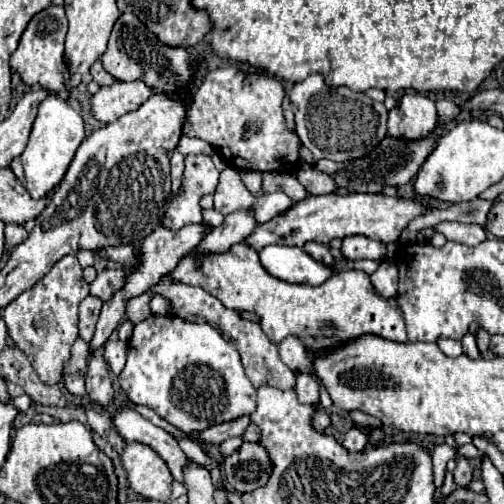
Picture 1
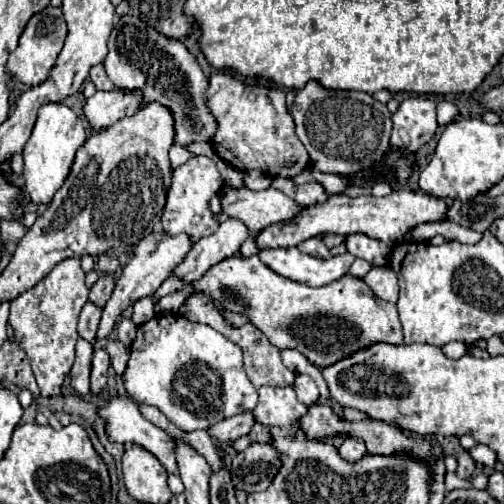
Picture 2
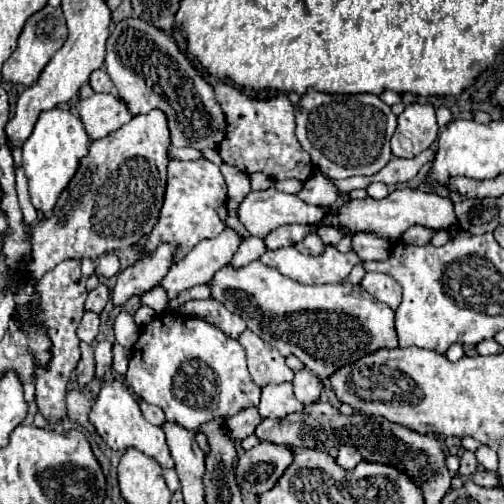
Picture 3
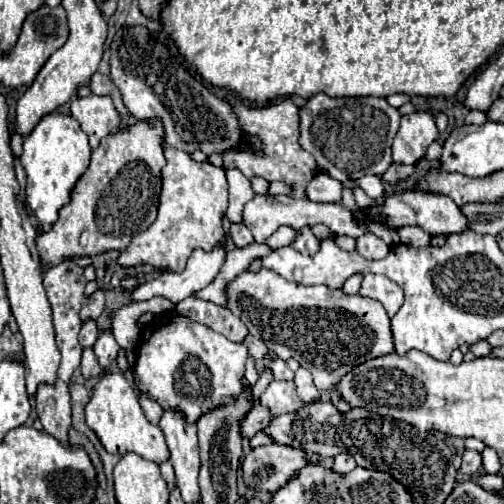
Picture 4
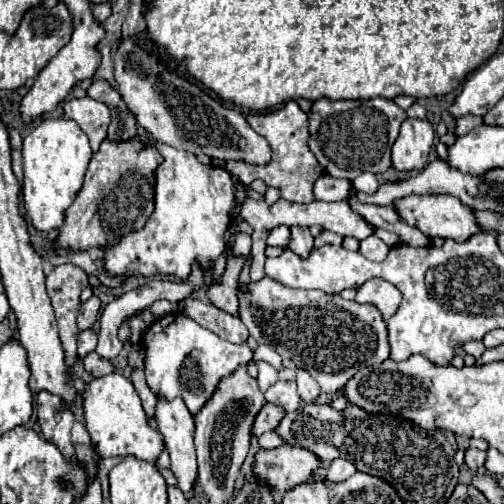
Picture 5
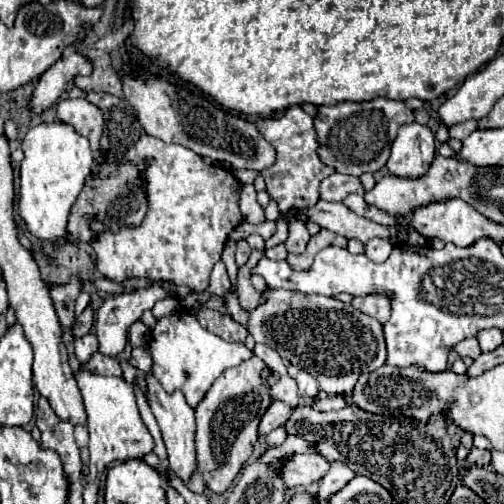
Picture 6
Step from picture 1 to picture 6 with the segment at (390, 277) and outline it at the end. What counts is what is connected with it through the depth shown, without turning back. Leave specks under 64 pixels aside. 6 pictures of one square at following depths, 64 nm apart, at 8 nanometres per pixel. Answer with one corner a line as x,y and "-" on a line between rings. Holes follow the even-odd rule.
372,294
364,298
354,298
351,304
356,310
374,316
380,324
386,324
391,315
390,300
387,294

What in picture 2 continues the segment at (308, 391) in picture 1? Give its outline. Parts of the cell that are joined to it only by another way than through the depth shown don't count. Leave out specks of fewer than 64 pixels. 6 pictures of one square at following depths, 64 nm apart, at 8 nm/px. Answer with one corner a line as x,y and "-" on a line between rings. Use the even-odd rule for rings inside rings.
296,374
296,382
294,382
294,390
296,390
296,396
302,404
310,406
310,404
316,404
318,402
318,386
316,382
308,376
308,374

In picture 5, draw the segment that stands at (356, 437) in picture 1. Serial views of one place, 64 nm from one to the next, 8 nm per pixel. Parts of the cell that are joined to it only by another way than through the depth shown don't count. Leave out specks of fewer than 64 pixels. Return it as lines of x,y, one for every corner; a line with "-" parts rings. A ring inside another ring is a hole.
336,458
336,460
330,464
324,482
326,482
326,484
338,484
338,482
344,482
346,478
350,478
354,472
356,472
356,468
354,468
352,462
342,460
342,458

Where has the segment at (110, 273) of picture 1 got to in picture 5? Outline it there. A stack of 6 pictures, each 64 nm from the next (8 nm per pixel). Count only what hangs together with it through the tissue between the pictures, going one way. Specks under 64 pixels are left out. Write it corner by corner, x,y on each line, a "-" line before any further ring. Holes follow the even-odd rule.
92,296
88,302
84,302
80,306
78,312
78,330
88,330
94,326
94,322
98,320
98,312
100,312
100,300
96,296

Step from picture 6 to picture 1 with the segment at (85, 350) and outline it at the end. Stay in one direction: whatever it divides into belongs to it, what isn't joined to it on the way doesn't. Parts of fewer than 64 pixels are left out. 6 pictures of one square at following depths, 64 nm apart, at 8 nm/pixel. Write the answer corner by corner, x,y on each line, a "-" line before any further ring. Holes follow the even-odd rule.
88,296
82,304
80,304
80,338
84,338
86,342
92,340
94,336
94,326
100,318
100,308
102,308
102,300

